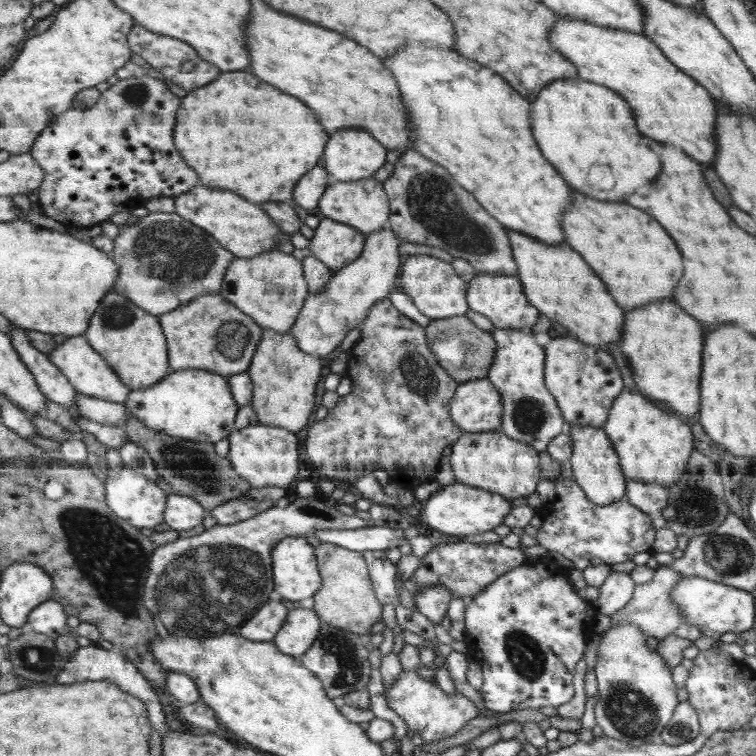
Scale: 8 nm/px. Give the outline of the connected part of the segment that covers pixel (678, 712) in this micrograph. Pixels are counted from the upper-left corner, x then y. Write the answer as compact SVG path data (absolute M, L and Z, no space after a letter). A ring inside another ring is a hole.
M684 701L674 709L672 718L661 732L661 737L665 744L680 746L696 738L698 733L700 727L697 712L688 701Z

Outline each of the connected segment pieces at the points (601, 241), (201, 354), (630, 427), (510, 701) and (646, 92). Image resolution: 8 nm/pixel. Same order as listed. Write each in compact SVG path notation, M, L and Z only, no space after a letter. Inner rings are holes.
M574 192L574 206L566 210L563 228L566 242L606 278L606 286L610 286L610 292L626 310L670 296L682 276L682 256L672 238L650 214L630 204L600 202Z
M220 292L204 295L160 317L166 336L170 338L170 362L174 370L196 368L222 376L246 372L264 331L251 316L240 312L234 303L226 302Z
M628 388L614 401L608 418L602 427L620 455L621 470L627 478L664 485L666 488L678 484L694 442L690 426L684 424L684 420L680 422L678 418L668 416L651 400L646 400L642 393Z
M549 556L537 558L536 563L527 564L526 566L519 566L518 570L510 570L510 574L506 574L506 578L498 578L489 585L488 588L482 590L477 597L467 600L465 611L465 630L466 639L470 659L474 663L480 664L482 674L484 675L484 686L482 686L481 694L483 695L484 706L495 713L509 713L512 710L522 709L538 709L542 706L560 706L574 697L574 686L572 686L572 674L576 663L582 659L584 654L584 646L586 646L586 632L592 626L592 620L596 616L596 610L586 604L582 600L581 595L577 593L576 587L572 585L572 581L568 577L568 569L558 565Z
M560 17L550 32L550 42L577 67L578 77L610 87L623 95L633 106L638 118L638 130L658 140L682 146L686 154L698 158L698 162L712 162L714 158L714 134L717 124L717 104L705 86L670 62L669 57L643 33L596 25L581 18Z

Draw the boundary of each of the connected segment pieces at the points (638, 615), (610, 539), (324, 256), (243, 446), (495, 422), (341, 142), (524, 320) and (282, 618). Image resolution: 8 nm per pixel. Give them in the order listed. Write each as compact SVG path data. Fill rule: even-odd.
M660 566L656 568L654 578L652 578L650 582L635 585L629 603L626 603L624 608L617 611L612 616L612 625L621 626L621 624L625 624L625 622L636 624L647 638L656 637L659 641L662 641L666 636L673 634L686 619L684 612L672 599L674 586L676 586L683 577L684 575L681 571L674 570L672 567Z
M563 461L561 465L562 474L554 479L552 512L543 518L542 525L537 528L537 544L548 551L560 552L571 561L597 556L602 563L609 565L632 560L635 554L652 549L654 534L657 532L646 511L629 503L625 496L609 505L590 502L585 491L578 486L575 476L572 476L570 462Z
M326 217L310 239L309 250L333 272L357 261L365 250L365 234L357 227Z
M257 423L242 429L234 429L228 436L232 468L250 483L250 487L288 487L298 472L298 440L294 431L282 427Z
M488 378L459 384L450 409L453 421L465 433L485 433L502 426L502 399Z
M338 130L326 144L324 167L338 181L368 179L386 165L386 150L369 131Z
M477 274L470 280L468 296L470 308L489 318L496 329L522 330L522 328L528 328L530 324L534 326L540 314L522 294L523 284L520 284L520 281L517 275Z
M269 600L262 610L258 610L256 616L238 631L240 636L250 641L273 641L282 624L286 621L288 610L279 602Z

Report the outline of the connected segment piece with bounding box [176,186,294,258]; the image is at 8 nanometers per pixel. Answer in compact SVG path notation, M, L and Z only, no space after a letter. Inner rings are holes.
M198 186L198 190L176 198L176 203L178 214L202 226L204 230L210 230L226 250L240 258L252 258L273 250L290 254L294 250L290 238L282 234L282 230L278 230L278 226L264 214L258 204L250 204L230 190L212 190L206 186Z

